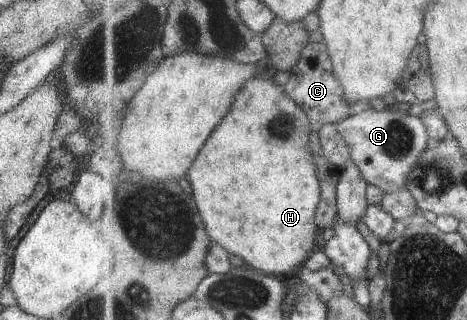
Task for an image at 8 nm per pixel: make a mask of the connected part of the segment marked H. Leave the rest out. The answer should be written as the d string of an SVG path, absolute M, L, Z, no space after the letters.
M251 77L247 81L247 85L243 87L243 91L237 93L237 99L233 101L233 107L231 107L229 115L223 119L223 123L219 123L219 127L215 129L215 135L211 135L211 139L205 143L203 151L199 153L199 159L195 159L195 163L193 163L191 171L189 171L189 179L191 179L193 189L195 189L195 201L199 205L201 215L203 215L203 221L205 221L205 227L209 231L209 237L213 241L217 241L219 245L227 247L229 253L235 253L235 256L241 257L244 265L251 265L253 269L257 269L257 271L261 271L265 275L271 275L280 279L293 275L293 269L303 266L305 261L311 257L311 253L315 251L317 207L322 203L322 187L321 183L319 183L313 153L311 153L311 145L309 145L311 129L311 121L307 117L307 113L287 95L283 86L277 85L273 80L263 79L263 77Z

